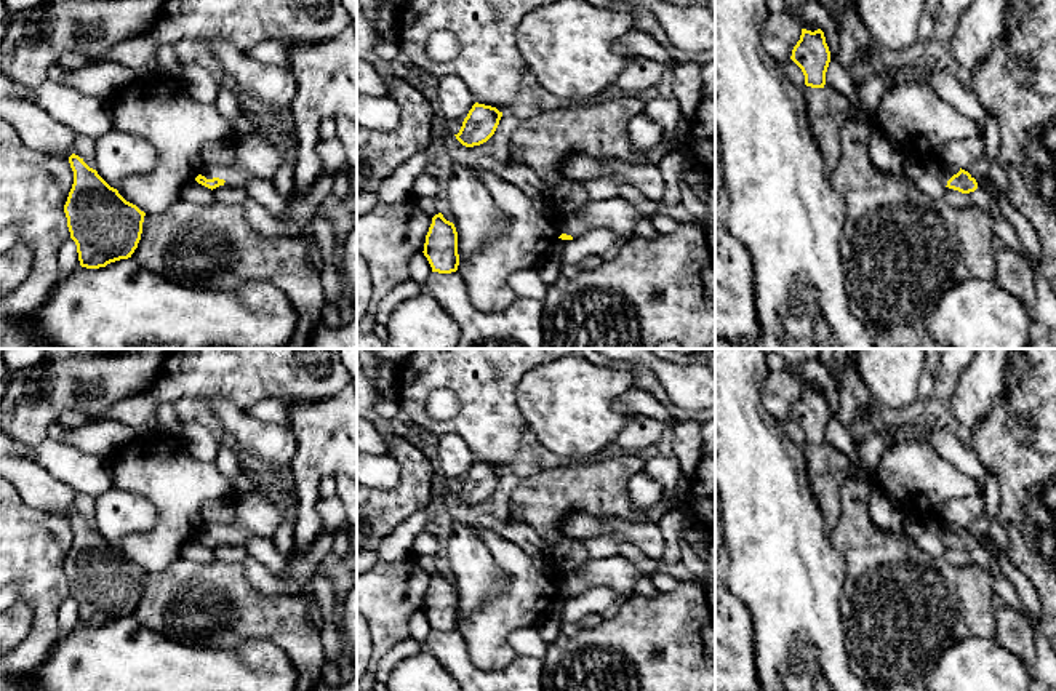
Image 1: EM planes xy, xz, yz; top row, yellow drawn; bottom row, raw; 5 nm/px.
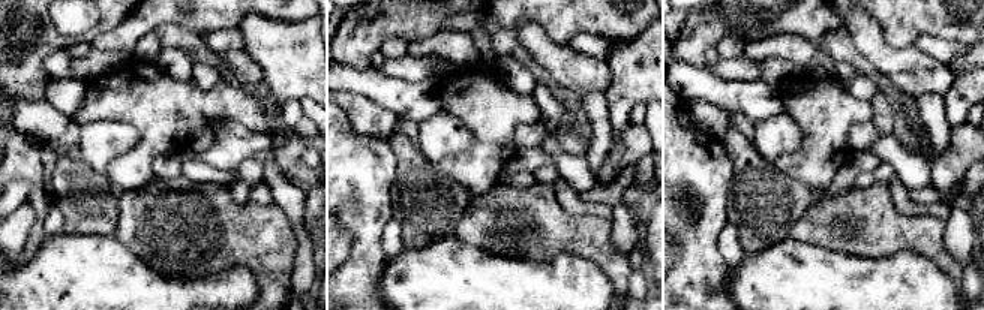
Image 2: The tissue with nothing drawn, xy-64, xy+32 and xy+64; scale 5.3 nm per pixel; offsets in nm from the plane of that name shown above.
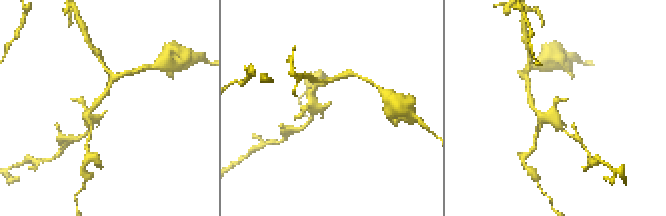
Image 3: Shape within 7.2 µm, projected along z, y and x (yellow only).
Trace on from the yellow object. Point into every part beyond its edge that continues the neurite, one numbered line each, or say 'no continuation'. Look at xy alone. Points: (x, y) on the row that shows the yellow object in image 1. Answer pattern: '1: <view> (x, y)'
1: xy (255, 157)

